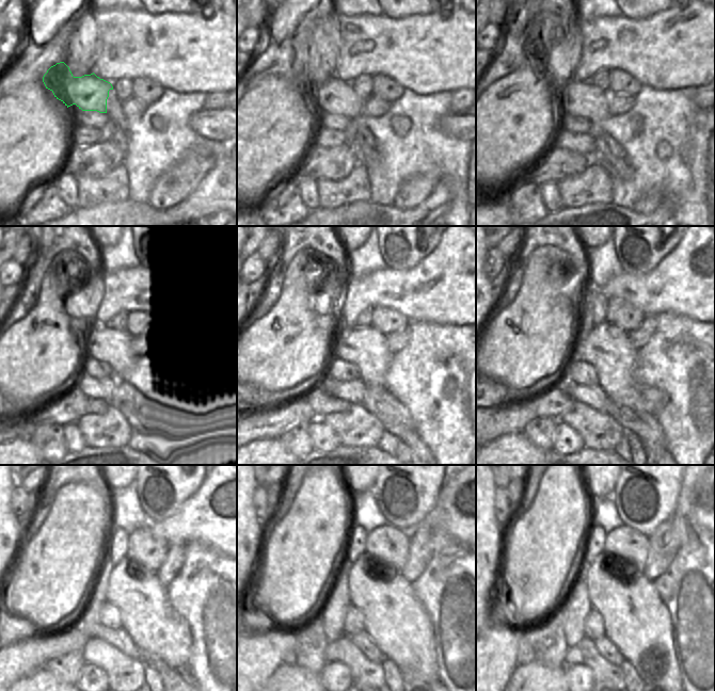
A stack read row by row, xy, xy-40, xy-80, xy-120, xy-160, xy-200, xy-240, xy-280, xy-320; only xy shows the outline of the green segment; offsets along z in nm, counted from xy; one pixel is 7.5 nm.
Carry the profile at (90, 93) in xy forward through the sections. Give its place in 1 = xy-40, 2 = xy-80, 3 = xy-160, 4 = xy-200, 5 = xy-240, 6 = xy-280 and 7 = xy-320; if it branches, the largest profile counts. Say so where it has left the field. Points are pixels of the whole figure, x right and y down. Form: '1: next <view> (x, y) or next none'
1: next xy-40 (336, 96)
2: next xy-80 (581, 98)
3: next xy-160 (366, 348)
4: next xy-200 (608, 349)
5: next xy-240 (147, 616)
6: next xy-280 (398, 624)
7: next xy-320 (636, 621)

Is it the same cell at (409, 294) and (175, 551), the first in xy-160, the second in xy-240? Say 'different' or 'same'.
different

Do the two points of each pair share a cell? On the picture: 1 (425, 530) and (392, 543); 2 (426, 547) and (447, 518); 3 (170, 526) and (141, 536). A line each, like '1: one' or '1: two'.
1: two
2: two
3: two

